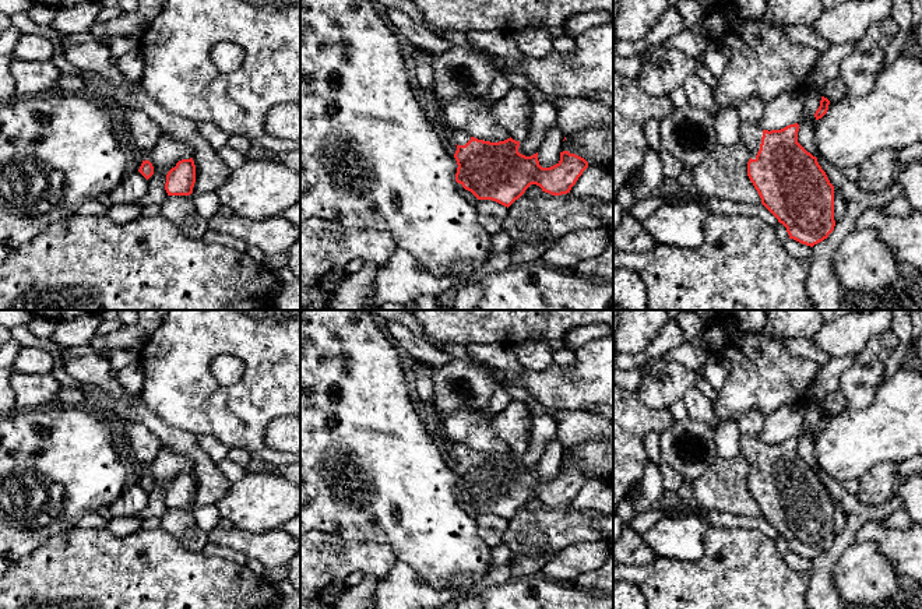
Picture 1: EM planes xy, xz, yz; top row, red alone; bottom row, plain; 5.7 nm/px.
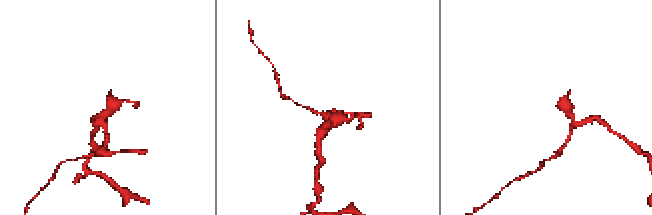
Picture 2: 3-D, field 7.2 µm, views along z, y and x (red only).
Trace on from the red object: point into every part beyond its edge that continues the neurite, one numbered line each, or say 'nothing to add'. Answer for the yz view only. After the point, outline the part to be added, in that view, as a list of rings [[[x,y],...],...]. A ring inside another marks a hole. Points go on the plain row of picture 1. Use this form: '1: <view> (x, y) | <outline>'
1: yz (750, 446) | [[[740,434],[739,444],[740,444],[740,455],[743,455],[747,460],[750,471],[756,472],[756,468],[761,457],[763,441],[759,439],[759,436]]]

